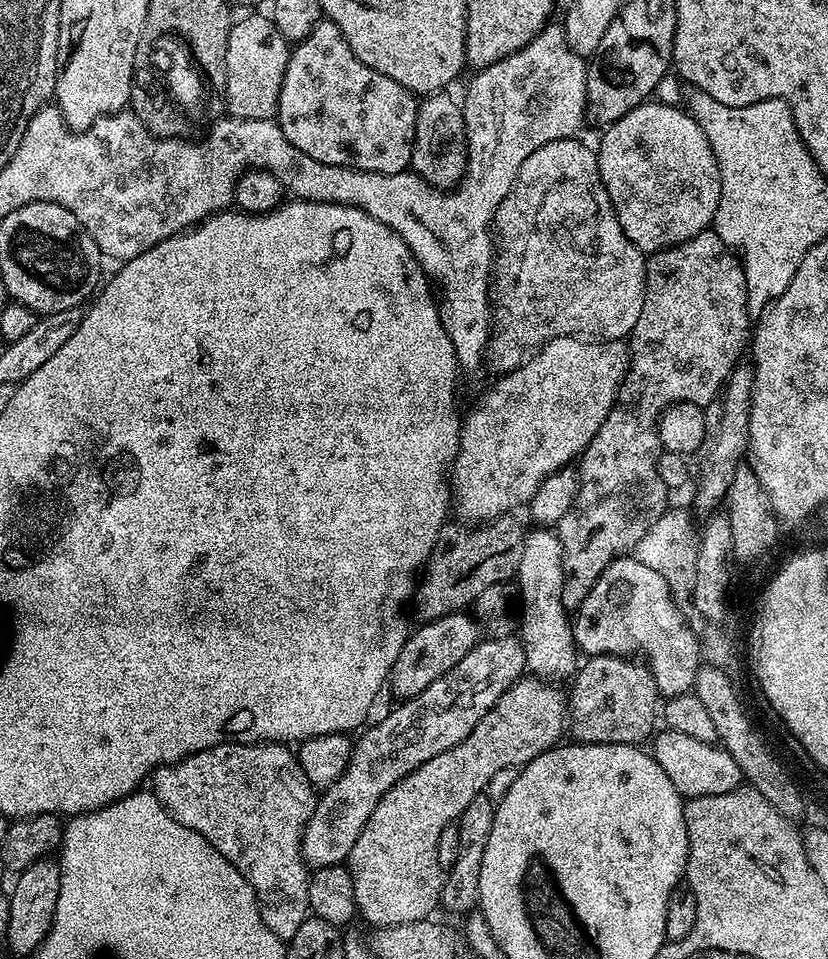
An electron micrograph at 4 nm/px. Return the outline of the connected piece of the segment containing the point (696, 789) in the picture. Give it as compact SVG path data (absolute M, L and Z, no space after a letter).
M660 730L655 733L651 744L651 756L656 759L658 766L662 766L662 770L666 770L666 778L674 782L681 797L726 794L741 787L742 777L738 770L738 762L734 762L734 758L730 758L730 754L725 748L720 747L719 743L707 744L698 742L686 734Z

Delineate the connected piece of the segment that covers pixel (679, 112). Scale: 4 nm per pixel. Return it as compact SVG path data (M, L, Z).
M645 102L639 104L637 108L630 110L613 124L607 125L603 129L604 137L601 138L600 148L598 147L596 152L600 177L610 194L610 202L614 206L618 222L622 226L626 238L630 238L630 242L634 242L640 247L641 252L645 254L660 252L663 248L672 248L675 244L681 244L690 238L694 238L699 232L709 231L712 228L712 219L718 210L718 202L720 201L720 171L718 170L718 162L714 158L714 150L710 150L710 142L706 142L706 134L702 134L702 126L698 126L696 119L688 115L683 107L675 108L672 104L652 103Z

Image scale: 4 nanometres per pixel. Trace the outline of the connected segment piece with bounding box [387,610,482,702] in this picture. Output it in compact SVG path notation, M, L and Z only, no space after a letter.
M467 611L451 612L437 620L430 620L419 625L420 629L409 635L408 641L402 646L398 658L392 667L392 673L388 675L387 687L397 697L397 701L403 702L422 694L430 682L434 682L446 670L458 666L466 654L474 645L480 643L482 630L475 619Z

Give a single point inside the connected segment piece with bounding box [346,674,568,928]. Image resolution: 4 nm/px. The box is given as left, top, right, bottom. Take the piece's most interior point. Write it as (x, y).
(394, 867)

